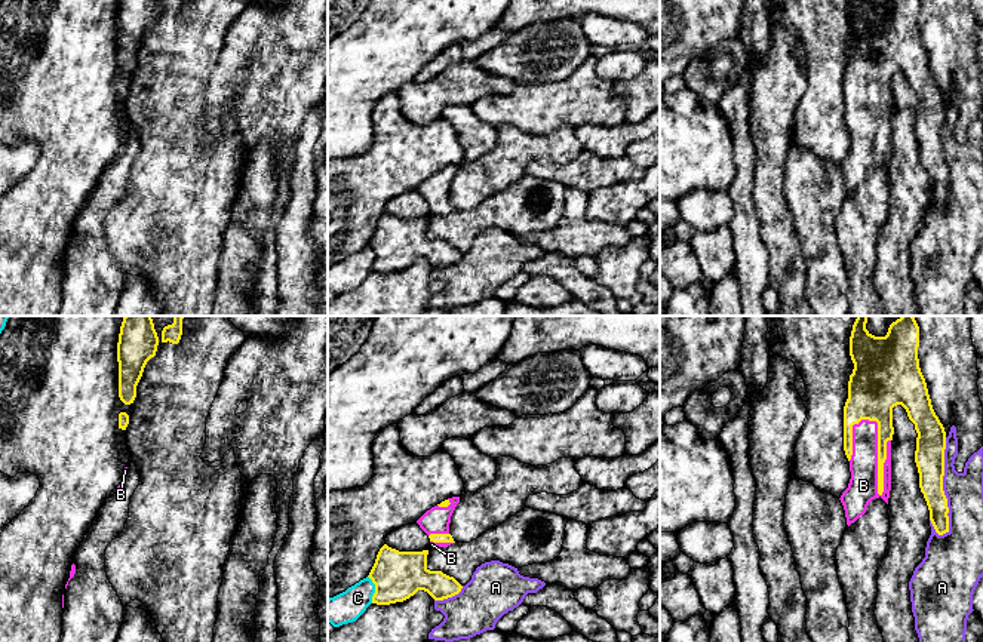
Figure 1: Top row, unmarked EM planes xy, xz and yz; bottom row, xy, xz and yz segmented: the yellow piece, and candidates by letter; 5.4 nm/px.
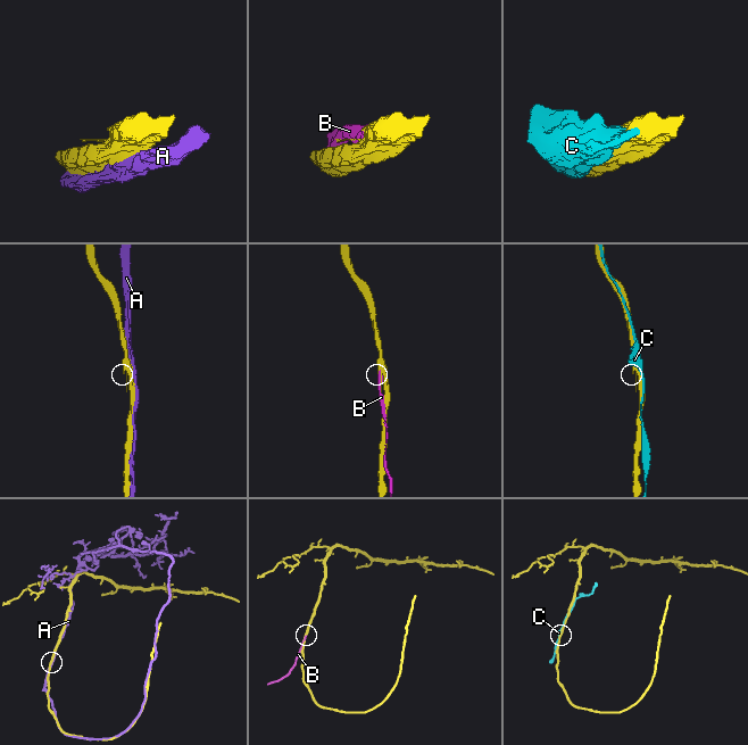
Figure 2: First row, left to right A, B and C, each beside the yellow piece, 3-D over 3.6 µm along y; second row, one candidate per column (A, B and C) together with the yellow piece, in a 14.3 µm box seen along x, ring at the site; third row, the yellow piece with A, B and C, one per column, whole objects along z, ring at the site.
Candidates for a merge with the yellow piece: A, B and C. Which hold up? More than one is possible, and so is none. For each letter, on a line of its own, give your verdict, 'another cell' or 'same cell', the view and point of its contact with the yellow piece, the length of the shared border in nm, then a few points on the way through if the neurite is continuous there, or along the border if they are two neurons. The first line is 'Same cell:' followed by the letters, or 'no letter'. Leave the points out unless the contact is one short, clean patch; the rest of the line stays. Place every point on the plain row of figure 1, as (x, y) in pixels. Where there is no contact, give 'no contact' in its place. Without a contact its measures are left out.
Same cell: B
A: another cell | yz (942, 156) | 550 nm
B: same cell | yz (878, 120) | 440 nm
C: another cell | xz (375, 257) | 150 nm

